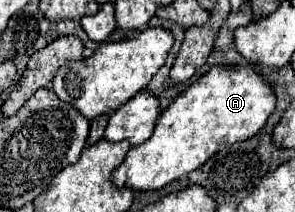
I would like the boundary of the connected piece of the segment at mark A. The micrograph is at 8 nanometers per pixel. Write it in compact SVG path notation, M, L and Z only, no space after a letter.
M211 67L161 113L153 135L129 149L111 181L115 187L131 187L133 191L157 191L195 171L221 149L253 137L273 109L275 95L253 67Z

